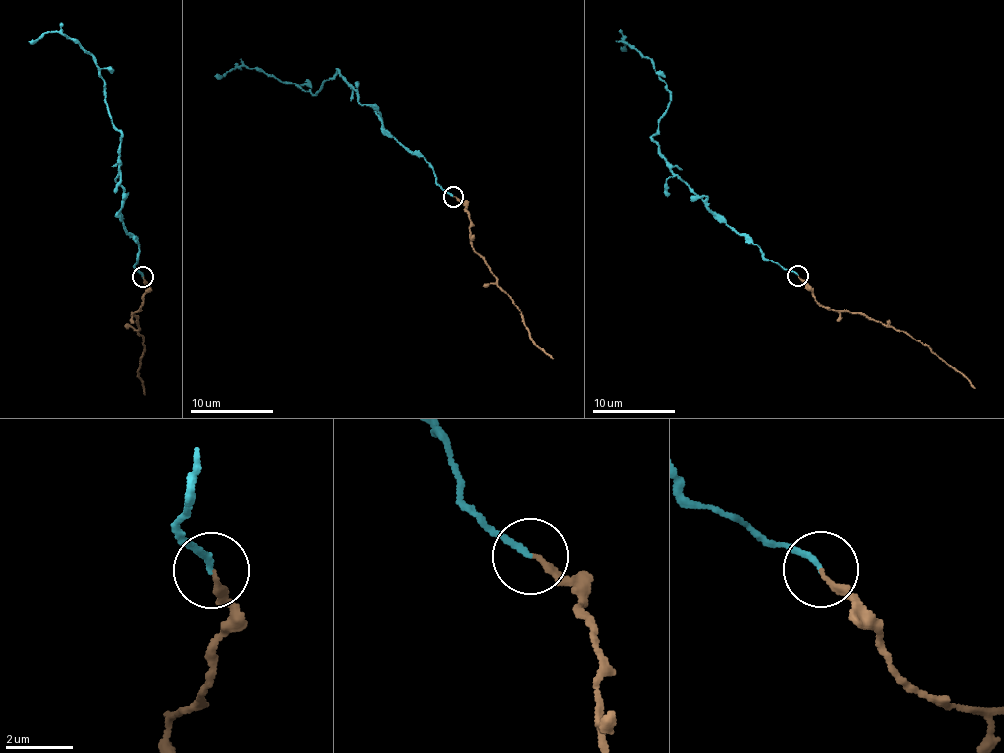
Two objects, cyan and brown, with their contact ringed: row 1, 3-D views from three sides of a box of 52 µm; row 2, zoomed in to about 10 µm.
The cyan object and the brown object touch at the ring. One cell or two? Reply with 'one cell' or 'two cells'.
one cell

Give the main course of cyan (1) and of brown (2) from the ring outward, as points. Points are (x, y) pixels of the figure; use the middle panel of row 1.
1: (453, 197), (340, 71), (316, 95), (263, 71), (213, 76)
2: (453, 197), (465, 205), (470, 246), (485, 260), (519, 310), (529, 338), (553, 359)

